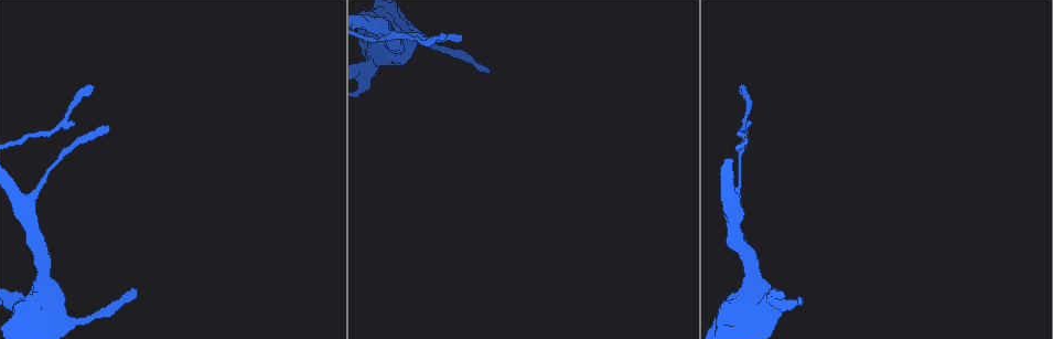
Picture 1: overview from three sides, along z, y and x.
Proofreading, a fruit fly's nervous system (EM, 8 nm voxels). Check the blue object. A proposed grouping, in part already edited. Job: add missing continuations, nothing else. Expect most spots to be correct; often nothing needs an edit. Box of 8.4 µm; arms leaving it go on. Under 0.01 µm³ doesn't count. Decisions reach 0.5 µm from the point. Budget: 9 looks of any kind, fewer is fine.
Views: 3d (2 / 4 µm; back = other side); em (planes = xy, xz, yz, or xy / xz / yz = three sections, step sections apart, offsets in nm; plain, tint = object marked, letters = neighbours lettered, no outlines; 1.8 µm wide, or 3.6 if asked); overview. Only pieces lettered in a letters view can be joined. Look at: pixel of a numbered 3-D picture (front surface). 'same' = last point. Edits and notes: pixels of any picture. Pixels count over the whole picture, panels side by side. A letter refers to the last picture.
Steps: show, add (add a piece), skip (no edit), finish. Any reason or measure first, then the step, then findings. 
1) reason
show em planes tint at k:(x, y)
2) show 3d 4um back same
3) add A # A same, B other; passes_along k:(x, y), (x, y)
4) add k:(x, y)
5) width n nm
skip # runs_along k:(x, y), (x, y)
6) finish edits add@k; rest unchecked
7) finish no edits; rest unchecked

thick turns thin
show 3d 2um at 1:(739, 179)

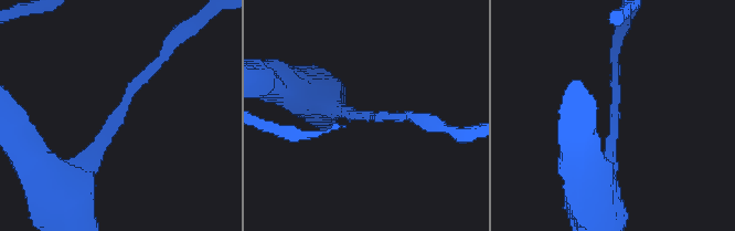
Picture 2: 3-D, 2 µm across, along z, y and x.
show em xz step 4 tint at 2:(615, 107)

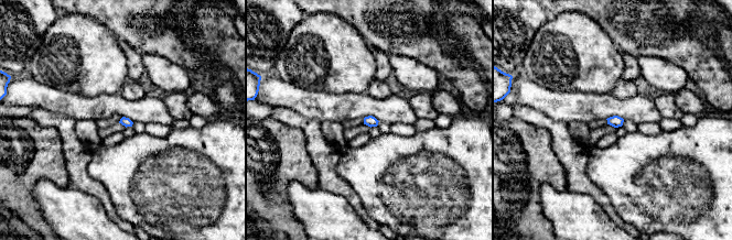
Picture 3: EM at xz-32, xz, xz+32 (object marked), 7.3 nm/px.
show em planes letters same

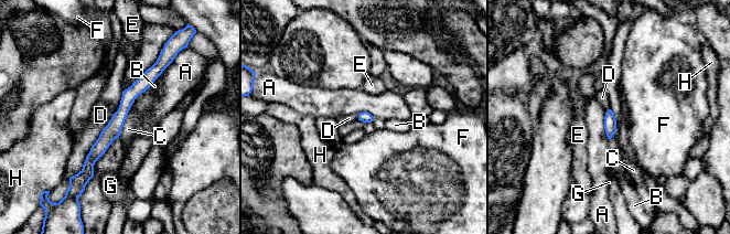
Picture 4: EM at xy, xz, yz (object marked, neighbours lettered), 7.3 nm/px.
width 80 nm
skip # A other, B other, C other, D other, E other, F other, G other, H other; runs_along 4:(159, 67), (128, 97), (83, 174); no lettered piece goes on from it

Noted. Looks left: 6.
free end
show em yz step 4 tint at 1:(741, 88)

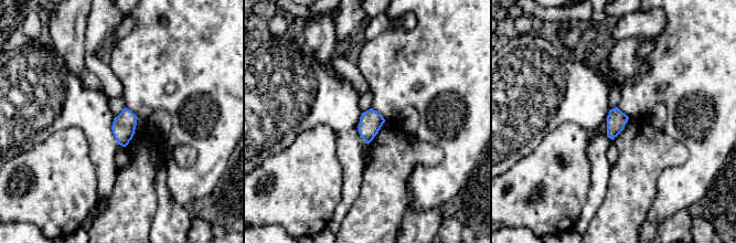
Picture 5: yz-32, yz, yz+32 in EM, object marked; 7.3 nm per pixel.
cut it another way
show em planes letters same

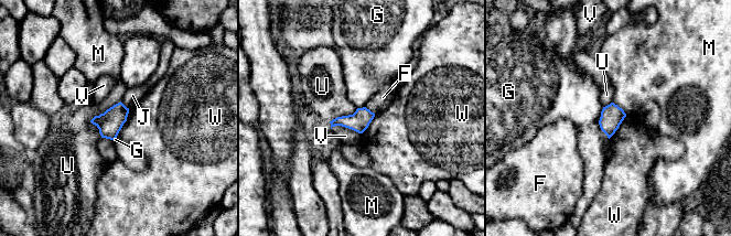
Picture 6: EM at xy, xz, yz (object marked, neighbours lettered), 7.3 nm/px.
skip # F other, G other, J other, M other, U other, V other, W other; border 6:(120, 100), (90, 120), (101, 138); none of them fits

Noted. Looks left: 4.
sudden change in width
show em 3.6um xy step 4 tint at 1:(749, 322)

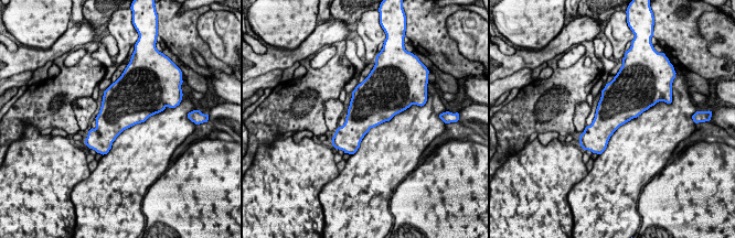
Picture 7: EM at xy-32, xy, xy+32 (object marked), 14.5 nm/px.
what lies round it
show em 3.6um xy step 4 letters same

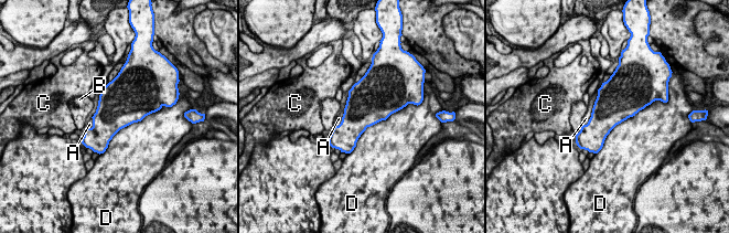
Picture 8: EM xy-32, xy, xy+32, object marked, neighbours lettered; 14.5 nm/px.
width 500 nm
skip # A other, B other, C other, D other; border 8:(399, 109), (368, 126), (347, 154); none of them fits

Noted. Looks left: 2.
long arm stops here
show em planes letters at 1:(490, 72)

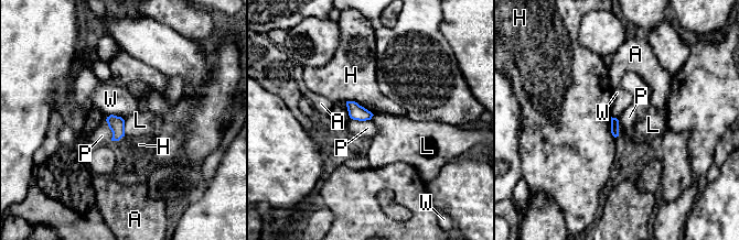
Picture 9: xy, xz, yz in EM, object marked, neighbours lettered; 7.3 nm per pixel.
longest_contact H 220 nm
skip # A other, H other, L other, P other, W other; none of them fits

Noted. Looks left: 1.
finish no edits; rest unchecked

